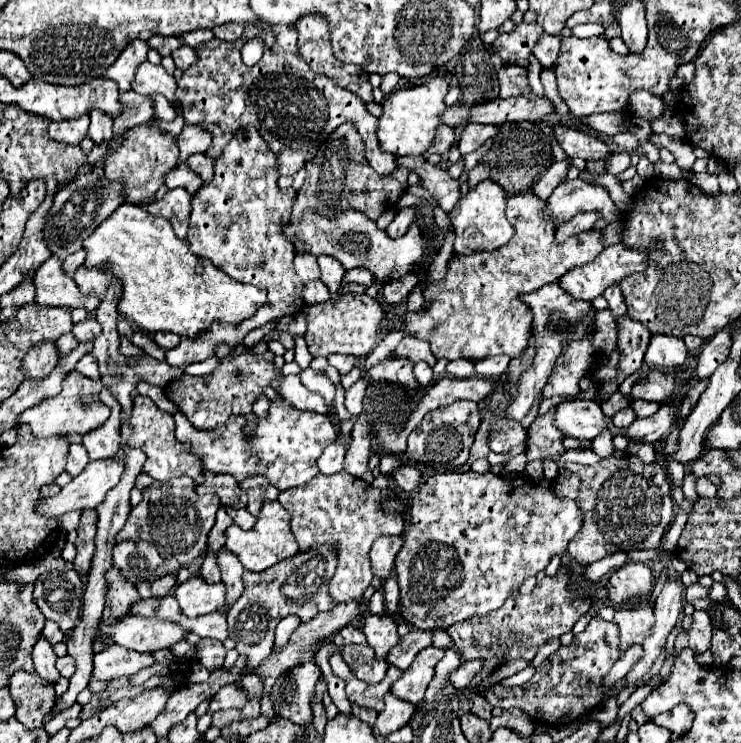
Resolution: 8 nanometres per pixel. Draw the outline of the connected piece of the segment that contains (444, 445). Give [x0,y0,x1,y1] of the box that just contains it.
[406,401,480,471]

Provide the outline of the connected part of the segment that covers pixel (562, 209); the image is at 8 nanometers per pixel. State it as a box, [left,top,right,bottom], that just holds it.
[542,179,620,227]

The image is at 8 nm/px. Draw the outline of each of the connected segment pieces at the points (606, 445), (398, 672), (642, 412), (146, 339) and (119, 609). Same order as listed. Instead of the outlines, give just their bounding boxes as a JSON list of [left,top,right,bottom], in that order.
[[592,429,614,457],[346,665,402,713],[632,401,660,417],[130,331,166,361],[104,569,140,623]]

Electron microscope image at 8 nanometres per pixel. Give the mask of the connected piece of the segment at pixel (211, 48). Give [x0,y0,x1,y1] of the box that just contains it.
[176,25,396,175]

